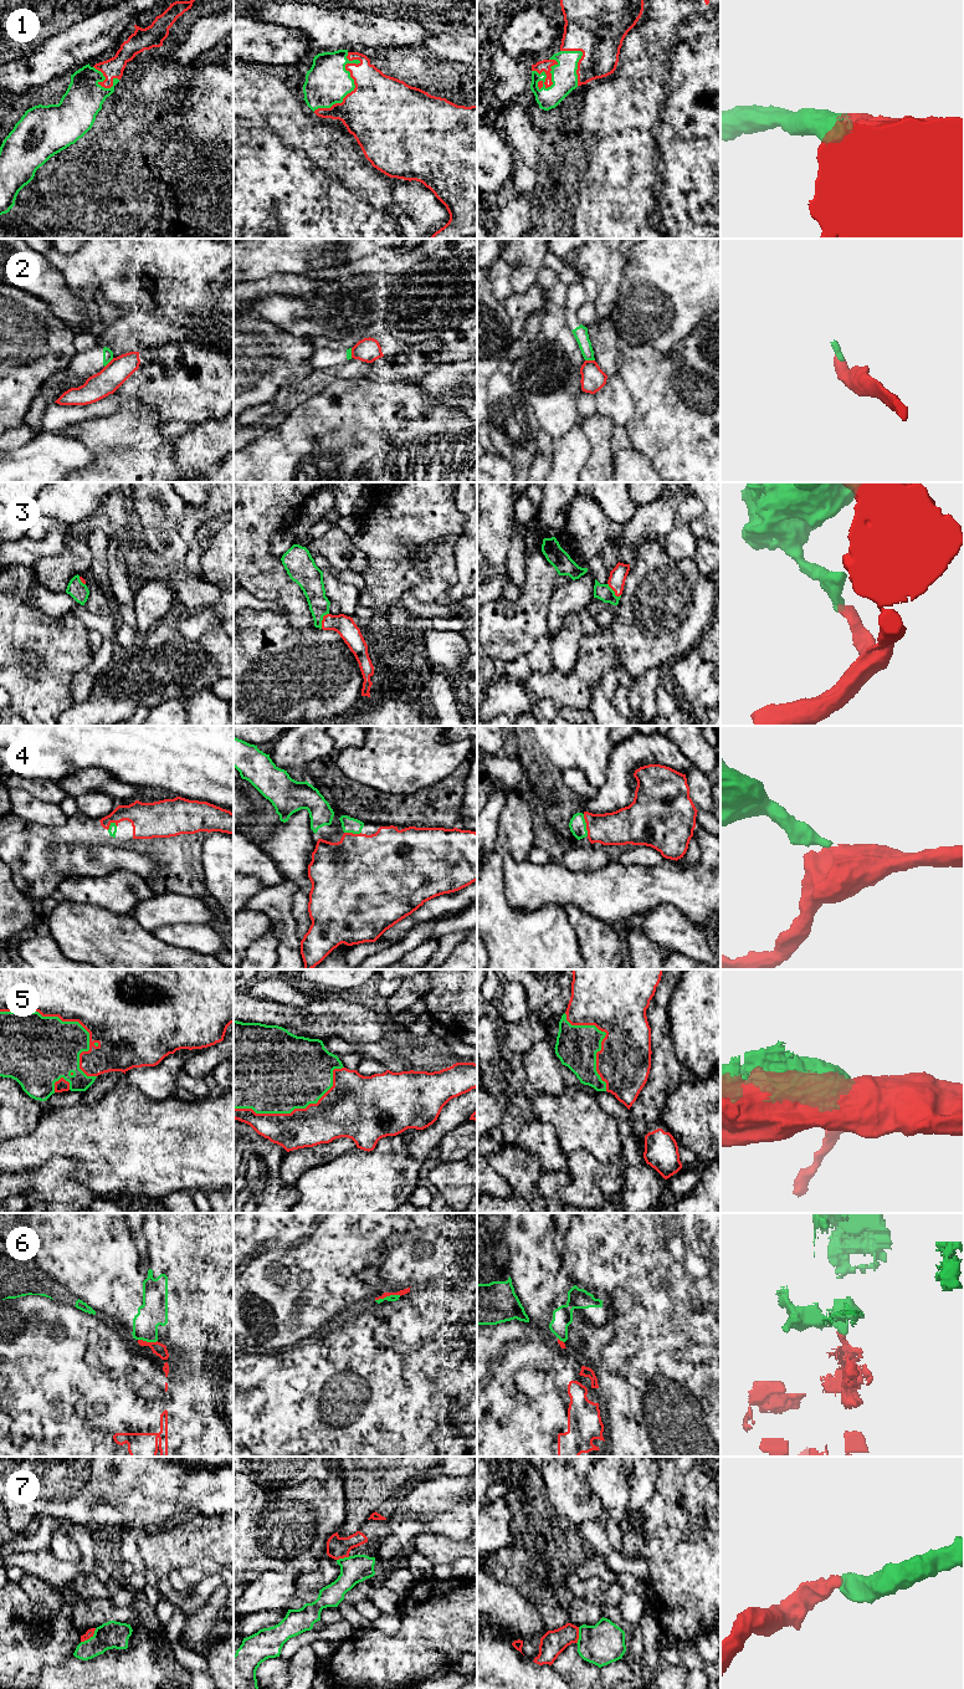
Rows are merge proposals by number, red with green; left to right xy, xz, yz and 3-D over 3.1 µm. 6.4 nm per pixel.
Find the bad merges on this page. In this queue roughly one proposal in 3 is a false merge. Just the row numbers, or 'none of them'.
2, 6

